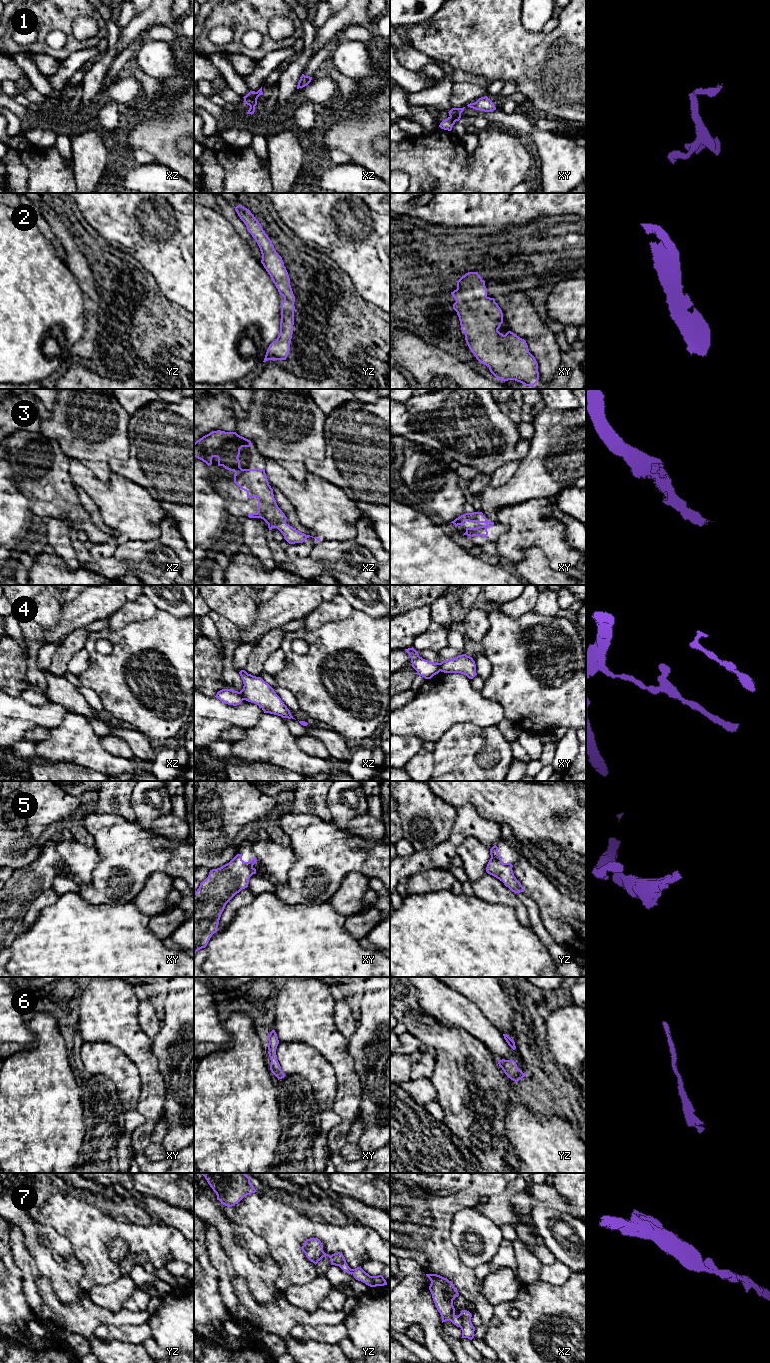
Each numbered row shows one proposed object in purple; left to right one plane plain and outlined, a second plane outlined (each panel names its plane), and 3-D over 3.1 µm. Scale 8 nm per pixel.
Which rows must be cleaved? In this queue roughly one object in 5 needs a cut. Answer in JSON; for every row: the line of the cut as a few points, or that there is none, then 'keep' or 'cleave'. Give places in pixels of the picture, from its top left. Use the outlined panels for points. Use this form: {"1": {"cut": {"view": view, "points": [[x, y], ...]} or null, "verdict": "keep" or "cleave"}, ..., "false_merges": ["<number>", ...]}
{"1": {"cut": {"view": "xy", "points": [[450, 116], [456, 120]]}, "verdict": "cleave"}, "2": {"cut": null, "verdict": "keep"}, "3": {"cut": null, "verdict": "keep"}, "4": {"cut": {"view": "xz", "points": [[240, 691], [244, 699]]}, "verdict": "cleave"}, "5": {"cut": null, "verdict": "keep"}, "6": {"cut": null, "verdict": "keep"}, "7": {"cut": null, "verdict": "keep"}, "false_merges": ["1", "4"]}

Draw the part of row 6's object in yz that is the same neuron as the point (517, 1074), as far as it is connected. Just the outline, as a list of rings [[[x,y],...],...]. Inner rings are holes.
[[[498,1060],[498,1064],[507,1075],[507,1077],[516,1083],[526,1076],[526,1074],[517,1067],[517,1064],[514,1060]]]

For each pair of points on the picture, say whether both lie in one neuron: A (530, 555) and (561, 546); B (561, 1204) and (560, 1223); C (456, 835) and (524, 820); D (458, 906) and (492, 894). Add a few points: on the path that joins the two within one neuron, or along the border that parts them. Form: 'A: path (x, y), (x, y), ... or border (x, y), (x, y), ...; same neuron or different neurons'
A: border (547, 559), (538, 547), (528, 547), (520, 560); different neurons
B: border (539, 1202), (575, 1218); different neurons
C: border (479, 813), (487, 819), (494, 820), (499, 825); different neurons
D: border (473, 895), (489, 902), (502, 904); different neurons

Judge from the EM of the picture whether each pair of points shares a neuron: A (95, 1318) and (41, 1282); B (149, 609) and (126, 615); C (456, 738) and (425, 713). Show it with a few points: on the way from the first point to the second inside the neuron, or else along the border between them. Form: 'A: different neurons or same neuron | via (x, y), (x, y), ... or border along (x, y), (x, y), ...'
A: same neuron | via (80, 1317), (68, 1317), (49, 1297)
B: same neuron | via (143, 609), (132, 610)
C: different neurons | border along (469, 722), (455, 723), (434, 743)

